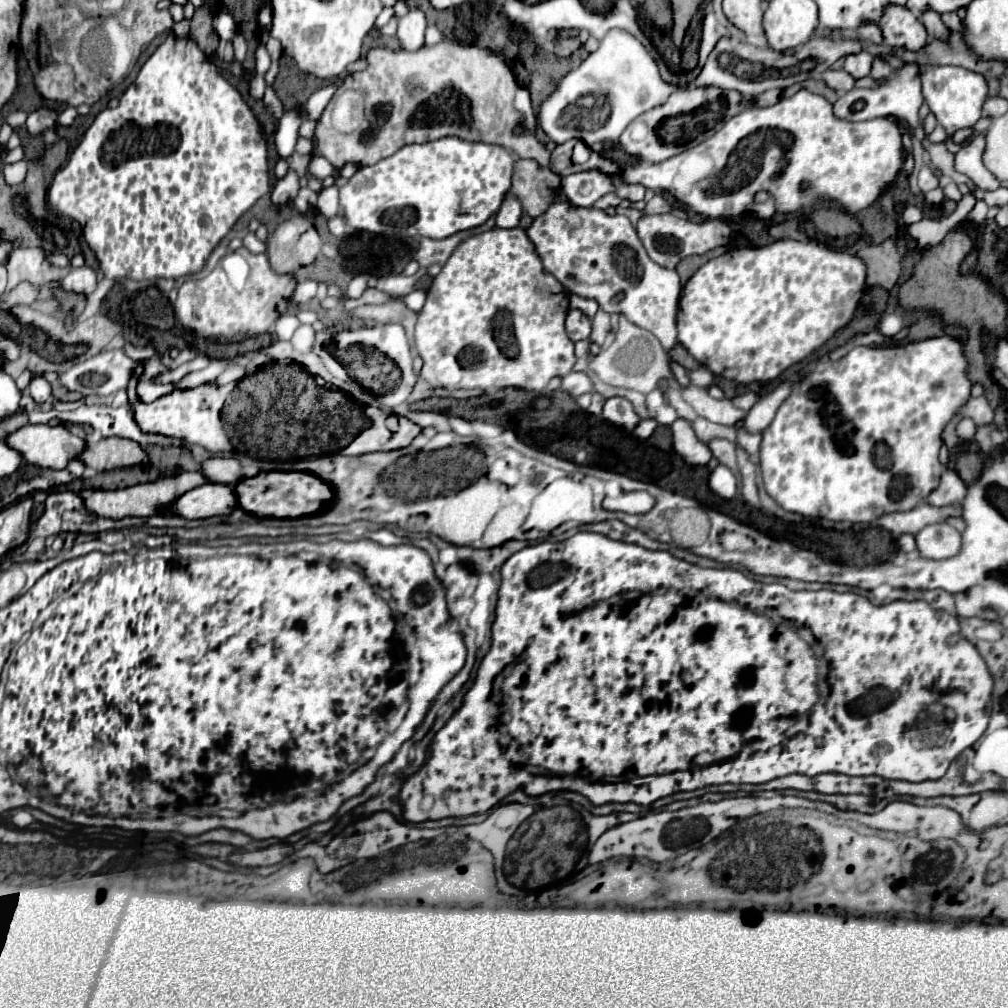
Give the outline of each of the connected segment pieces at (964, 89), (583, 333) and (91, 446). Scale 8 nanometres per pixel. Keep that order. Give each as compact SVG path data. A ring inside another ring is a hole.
M921 65L921 85L923 85L923 97L931 113L937 117L937 123L945 127L949 137L957 129L973 127L981 119L983 103L987 101L987 93L989 93L989 85L981 73L963 67L953 67L953 65L947 67Z
M569 309L565 327L571 341L583 341L583 339L589 339L591 335L591 319L579 309Z
M109 437L97 443L87 443L81 461L87 465L87 469L95 469L101 473L101 471L139 465L147 461L147 453L139 443L133 443L129 439Z

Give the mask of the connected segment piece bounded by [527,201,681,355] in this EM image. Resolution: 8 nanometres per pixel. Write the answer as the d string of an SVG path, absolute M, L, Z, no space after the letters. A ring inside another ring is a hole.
M557 201L547 209L547 213L535 217L533 225L527 229L527 235L543 259L545 271L557 277L557 281L561 281L569 293L595 299L607 313L623 313L631 323L651 331L661 341L667 355L673 351L677 345L675 315L677 299L681 295L681 279L677 271L665 269L649 259L643 243L639 241L631 221L625 215L607 215L595 207L573 207L567 201Z

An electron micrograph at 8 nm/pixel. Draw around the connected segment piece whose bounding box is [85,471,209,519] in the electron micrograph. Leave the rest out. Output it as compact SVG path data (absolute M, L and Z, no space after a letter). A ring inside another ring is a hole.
M201 471L197 473L179 473L175 477L161 477L155 483L143 483L143 485L133 485L127 489L115 489L115 491L93 491L91 495L85 497L85 505L89 511L95 515L105 515L109 519L123 519L123 517L151 517L157 515L165 509L169 509L169 503L173 499L179 499L185 491L191 491L193 487L205 485L209 479Z

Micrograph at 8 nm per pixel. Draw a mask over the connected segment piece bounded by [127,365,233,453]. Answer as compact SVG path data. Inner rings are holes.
M139 365L133 373L131 381L129 381L129 405L135 411L135 421L139 425L141 431L145 433L159 433L159 435L167 435L167 437L177 437L183 439L187 443L195 443L201 445L213 453L219 451L232 451L232 444L229 443L223 423L221 423L221 407L225 403L225 397L231 393L233 385L225 385L225 387L217 387L213 383L205 383L199 385L195 389L177 389L171 395L163 395L159 399L155 399L153 403L143 403L137 395L136 386L138 378L143 374L143 366ZM207 399L207 409L201 409L201 401Z

